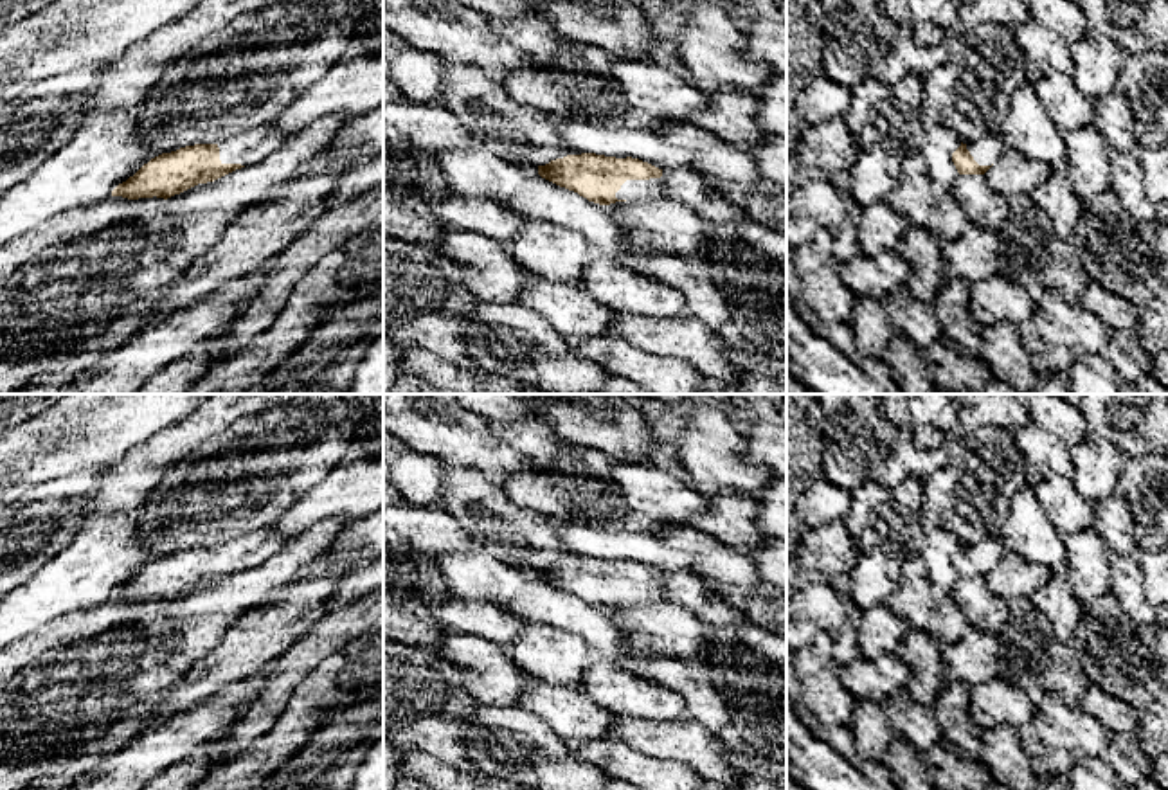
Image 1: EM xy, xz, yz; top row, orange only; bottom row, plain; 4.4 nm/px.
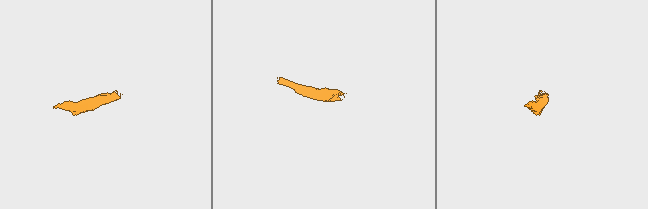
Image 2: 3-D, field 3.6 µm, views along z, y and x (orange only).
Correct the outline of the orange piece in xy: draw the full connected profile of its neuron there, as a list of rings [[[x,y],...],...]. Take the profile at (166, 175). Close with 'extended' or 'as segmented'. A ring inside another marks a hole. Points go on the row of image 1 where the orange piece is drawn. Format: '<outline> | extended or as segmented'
[[[266,122],[220,144],[194,144],[162,153],[119,184],[112,196],[167,200],[198,184],[214,182],[236,169],[257,164],[288,140],[290,137],[274,122]]] | extended

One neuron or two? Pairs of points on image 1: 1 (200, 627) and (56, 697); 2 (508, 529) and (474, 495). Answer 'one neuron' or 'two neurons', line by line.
1: one neuron
2: one neuron

